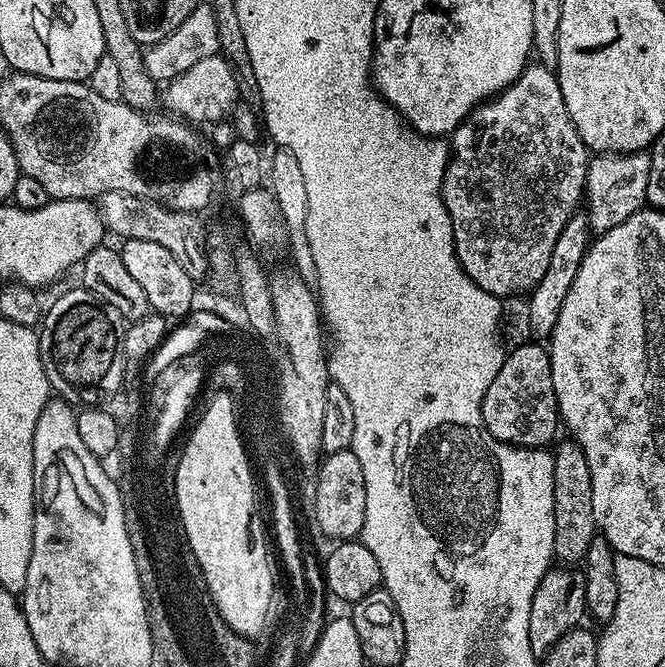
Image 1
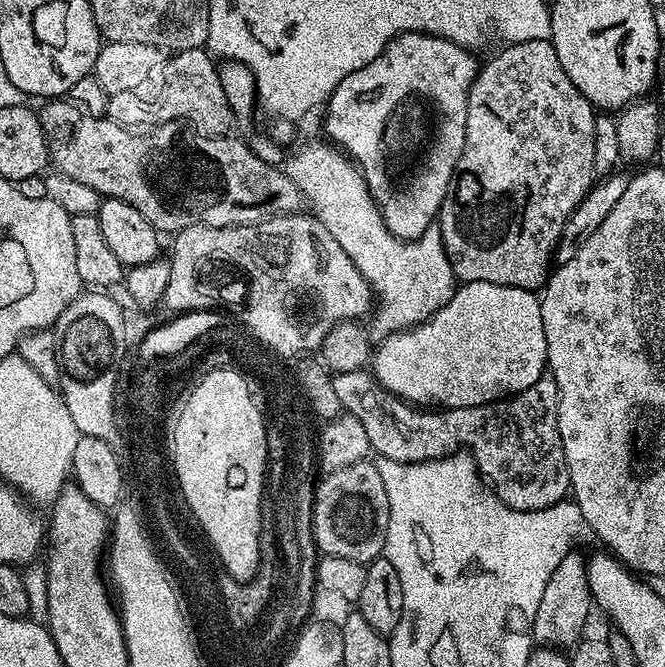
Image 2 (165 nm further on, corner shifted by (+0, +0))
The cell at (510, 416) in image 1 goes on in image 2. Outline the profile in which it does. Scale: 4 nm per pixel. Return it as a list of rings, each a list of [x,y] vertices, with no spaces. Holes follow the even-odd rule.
[[[368,370],[338,372],[332,376],[332,382],[343,411],[362,422],[366,429],[366,438],[370,438],[372,443],[371,451],[377,457],[397,460],[403,464],[421,464],[424,460],[438,460],[454,452],[467,450],[476,462],[476,469],[496,493],[497,498],[506,507],[523,512],[549,508],[569,495],[566,454],[558,430],[556,413],[556,384],[551,375],[544,374],[528,389],[522,390],[516,396],[509,396],[506,400],[495,400],[493,404],[473,408],[447,410],[425,410],[423,407],[405,402],[375,383],[373,373]]]

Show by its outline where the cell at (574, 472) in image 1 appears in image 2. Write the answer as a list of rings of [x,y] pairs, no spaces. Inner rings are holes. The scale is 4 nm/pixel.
[[[570,550],[562,562],[558,562],[554,574],[550,574],[546,590],[542,590],[542,602],[538,602],[538,614],[534,614],[530,635],[537,645],[571,649],[585,635],[584,627],[591,612],[594,612],[594,601],[588,586],[588,561],[583,555],[580,557],[576,550]]]

